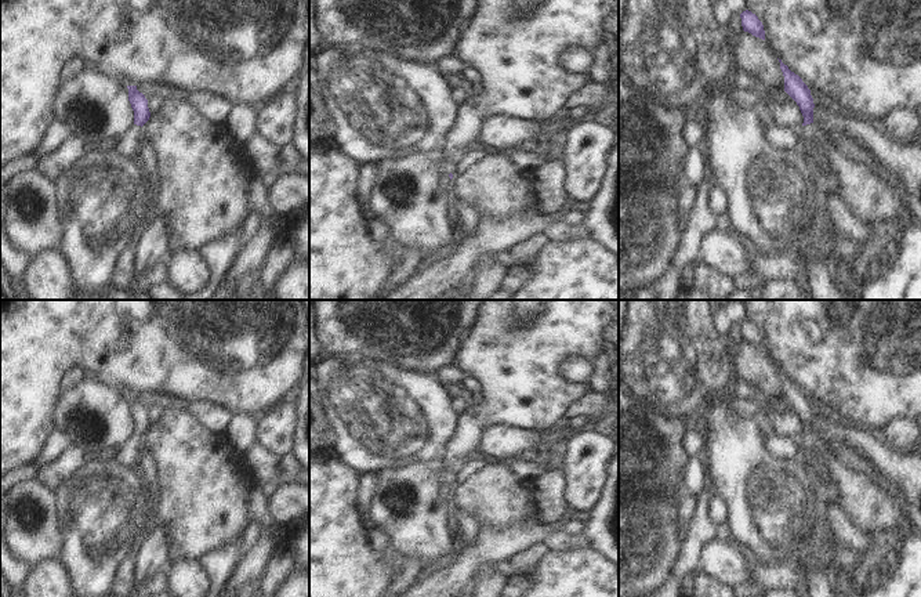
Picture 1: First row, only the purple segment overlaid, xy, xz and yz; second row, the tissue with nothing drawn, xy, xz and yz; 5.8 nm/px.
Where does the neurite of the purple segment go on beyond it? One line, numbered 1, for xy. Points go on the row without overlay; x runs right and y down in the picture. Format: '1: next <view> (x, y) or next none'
1: next xy (129, 453)

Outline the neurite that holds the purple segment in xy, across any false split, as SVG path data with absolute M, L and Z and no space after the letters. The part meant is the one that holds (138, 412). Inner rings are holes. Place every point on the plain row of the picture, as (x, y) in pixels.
M127 395L127 398L128 410L134 420L134 435L120 446L116 462L123 466L137 467L144 446L142 435L149 430L151 421L148 409L137 399L137 395Z

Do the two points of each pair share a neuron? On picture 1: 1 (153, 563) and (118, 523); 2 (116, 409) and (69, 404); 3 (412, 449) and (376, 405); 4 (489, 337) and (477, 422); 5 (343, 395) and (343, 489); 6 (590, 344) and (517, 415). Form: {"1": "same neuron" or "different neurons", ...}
{"1": "different neurons", "2": "same neuron", "3": "same neuron", "4": "same neuron", "5": "different neurons", "6": "same neuron"}

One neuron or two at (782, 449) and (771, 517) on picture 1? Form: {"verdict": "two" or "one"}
{"verdict": "two"}

